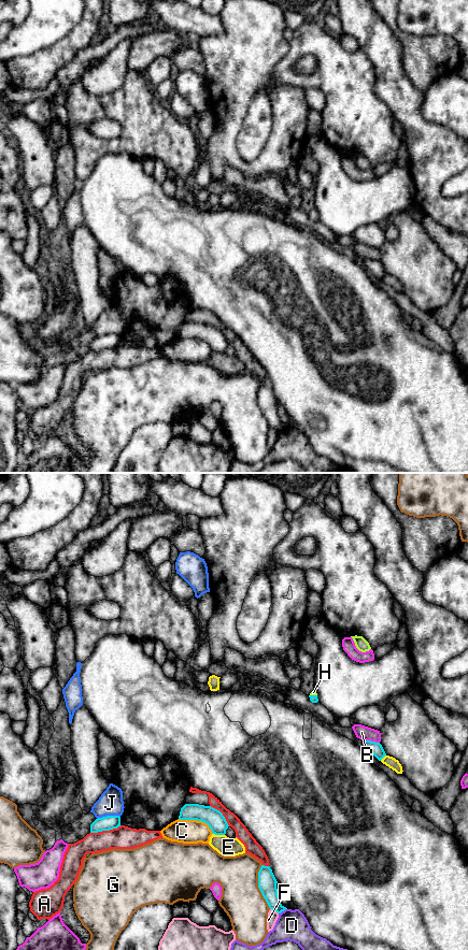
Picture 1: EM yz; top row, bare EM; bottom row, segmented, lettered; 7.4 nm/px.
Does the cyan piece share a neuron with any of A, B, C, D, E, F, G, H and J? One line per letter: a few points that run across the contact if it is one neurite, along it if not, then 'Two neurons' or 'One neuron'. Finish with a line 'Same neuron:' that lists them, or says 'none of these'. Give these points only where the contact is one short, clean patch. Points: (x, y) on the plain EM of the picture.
A: Two neurons
B: Two neurons
C: Line: yz (179, 336), (201, 339), (213, 351). Two neurons
D: Two neurons
E: Two neurons
F: Two neurons
G: Two neurons
H: Line: yz (313, 217), (313, 214), (313, 211). One neuron
J: Two neurons
Same neuron: H

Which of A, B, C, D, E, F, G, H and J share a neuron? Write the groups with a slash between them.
A / B / C / D / E / F / G / H / J

